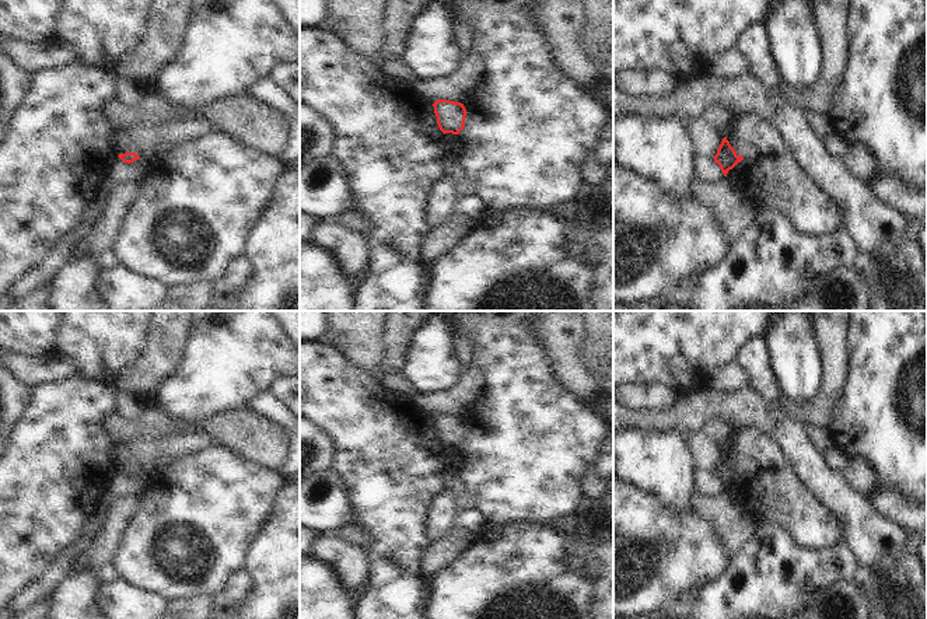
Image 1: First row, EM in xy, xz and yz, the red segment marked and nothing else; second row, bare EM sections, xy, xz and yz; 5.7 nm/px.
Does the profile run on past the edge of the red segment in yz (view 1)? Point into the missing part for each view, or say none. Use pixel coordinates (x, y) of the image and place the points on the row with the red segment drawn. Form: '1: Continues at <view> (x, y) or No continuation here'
1: No continuation here.

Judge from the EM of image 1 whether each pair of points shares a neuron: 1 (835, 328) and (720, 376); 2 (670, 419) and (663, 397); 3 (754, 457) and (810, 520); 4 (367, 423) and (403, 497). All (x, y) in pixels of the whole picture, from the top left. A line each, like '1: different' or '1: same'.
1: different
2: different
3: same
4: same

